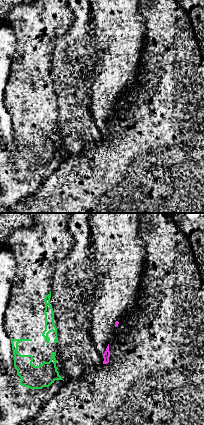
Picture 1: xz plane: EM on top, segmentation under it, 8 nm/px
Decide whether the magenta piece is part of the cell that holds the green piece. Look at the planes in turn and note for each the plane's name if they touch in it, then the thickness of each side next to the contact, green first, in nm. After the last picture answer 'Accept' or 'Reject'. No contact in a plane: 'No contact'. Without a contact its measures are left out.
No contact

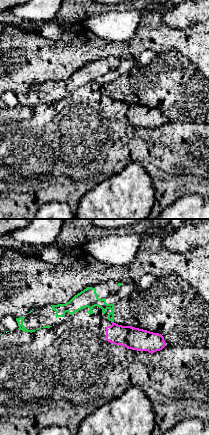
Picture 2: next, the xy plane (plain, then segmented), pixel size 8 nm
Touches green in xy. Thickness 130 nm (green) against 180 nm

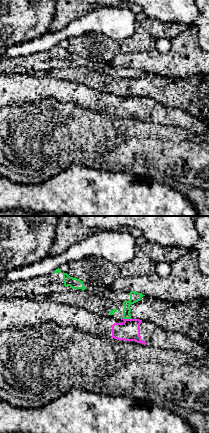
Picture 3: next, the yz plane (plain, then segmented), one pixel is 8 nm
Touches green in yz. Thickness 80 nm (green) against 170 nm

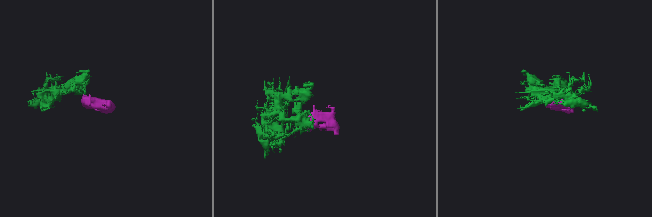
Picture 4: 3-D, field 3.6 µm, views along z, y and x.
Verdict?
Reject

